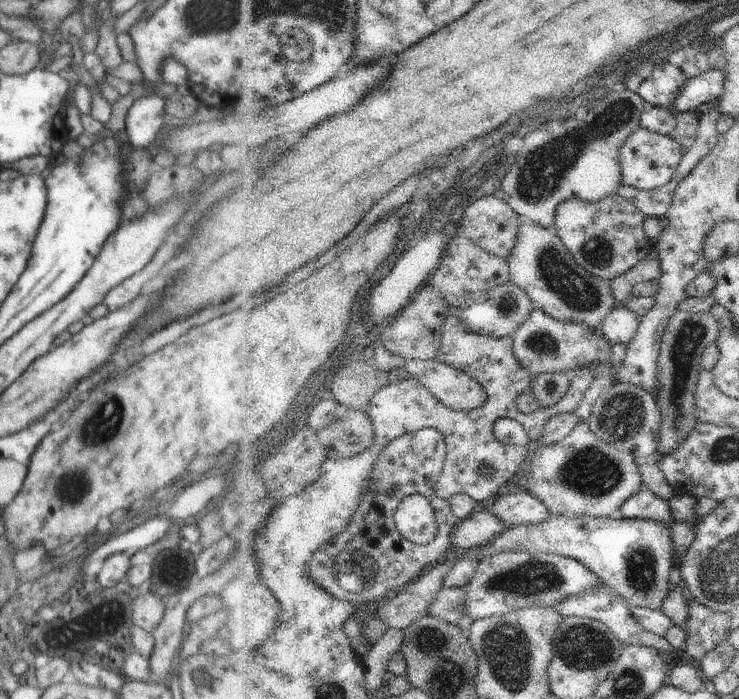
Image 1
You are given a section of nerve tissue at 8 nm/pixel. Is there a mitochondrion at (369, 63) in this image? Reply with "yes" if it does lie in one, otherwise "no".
no

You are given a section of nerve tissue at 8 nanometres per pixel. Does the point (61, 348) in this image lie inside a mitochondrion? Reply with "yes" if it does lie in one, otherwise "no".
no

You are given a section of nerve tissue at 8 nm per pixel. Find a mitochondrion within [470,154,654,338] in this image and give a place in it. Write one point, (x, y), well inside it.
(570, 285)

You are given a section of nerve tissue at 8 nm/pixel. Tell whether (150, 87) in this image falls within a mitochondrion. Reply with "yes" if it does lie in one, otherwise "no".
no

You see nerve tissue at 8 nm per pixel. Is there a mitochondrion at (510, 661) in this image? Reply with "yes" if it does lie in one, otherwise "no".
yes

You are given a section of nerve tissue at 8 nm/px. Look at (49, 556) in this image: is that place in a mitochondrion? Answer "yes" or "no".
no

